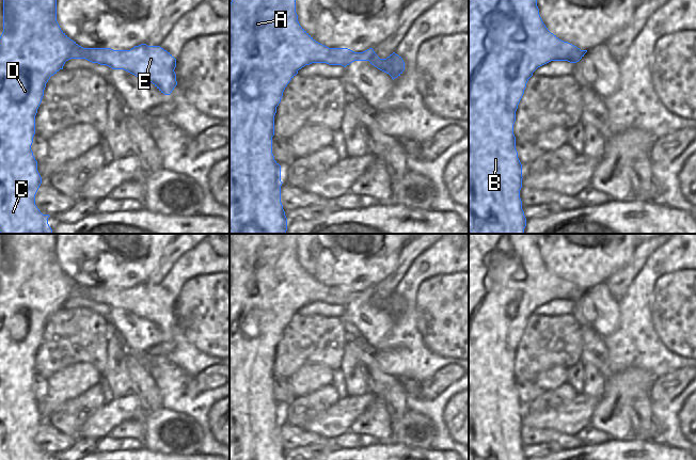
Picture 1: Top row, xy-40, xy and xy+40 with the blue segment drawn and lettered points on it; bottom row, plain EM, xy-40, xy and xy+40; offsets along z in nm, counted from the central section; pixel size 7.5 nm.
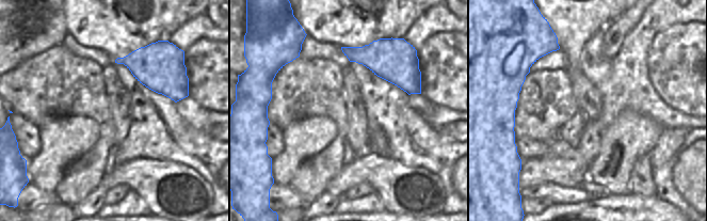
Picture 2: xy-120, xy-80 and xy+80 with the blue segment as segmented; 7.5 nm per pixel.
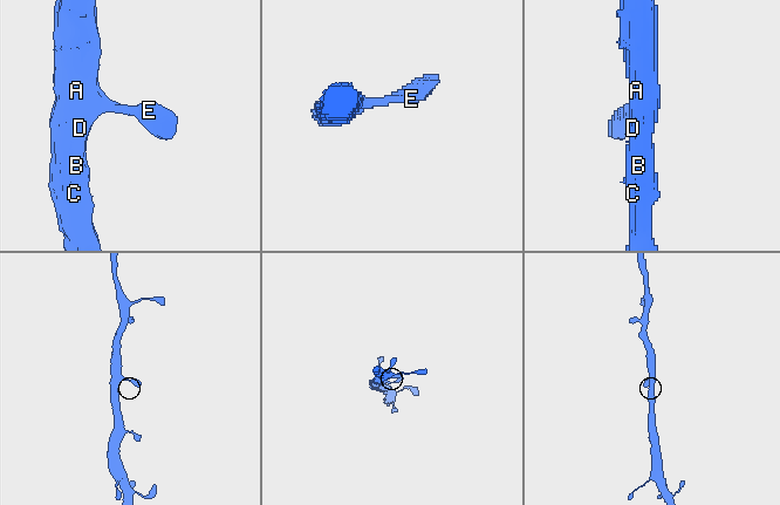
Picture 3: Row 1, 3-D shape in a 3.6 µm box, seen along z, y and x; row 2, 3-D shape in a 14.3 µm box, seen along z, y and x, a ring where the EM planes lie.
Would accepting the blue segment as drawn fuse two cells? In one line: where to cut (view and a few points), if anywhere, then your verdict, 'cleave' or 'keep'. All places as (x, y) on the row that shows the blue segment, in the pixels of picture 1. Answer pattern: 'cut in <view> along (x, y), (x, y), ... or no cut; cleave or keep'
no cut; keep

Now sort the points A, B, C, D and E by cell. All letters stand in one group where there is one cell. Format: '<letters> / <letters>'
A B C D E

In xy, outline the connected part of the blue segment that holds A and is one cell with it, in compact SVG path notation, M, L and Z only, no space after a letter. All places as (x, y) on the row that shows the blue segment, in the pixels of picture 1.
M232 0L230 3L230 234L285 234L287 218L281 203L281 165L274 160L272 154L272 137L274 136L274 115L281 102L283 92L298 70L312 63L327 63L346 67L354 61L369 61L378 69L389 74L394 80L405 70L401 57L393 52L386 59L380 59L369 48L363 52L354 52L348 48L329 48L316 42L299 23L296 13L296 0Z

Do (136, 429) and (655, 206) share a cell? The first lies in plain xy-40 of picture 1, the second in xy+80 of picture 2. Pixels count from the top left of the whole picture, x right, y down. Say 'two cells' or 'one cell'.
two cells

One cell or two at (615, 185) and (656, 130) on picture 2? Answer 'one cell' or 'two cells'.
one cell

